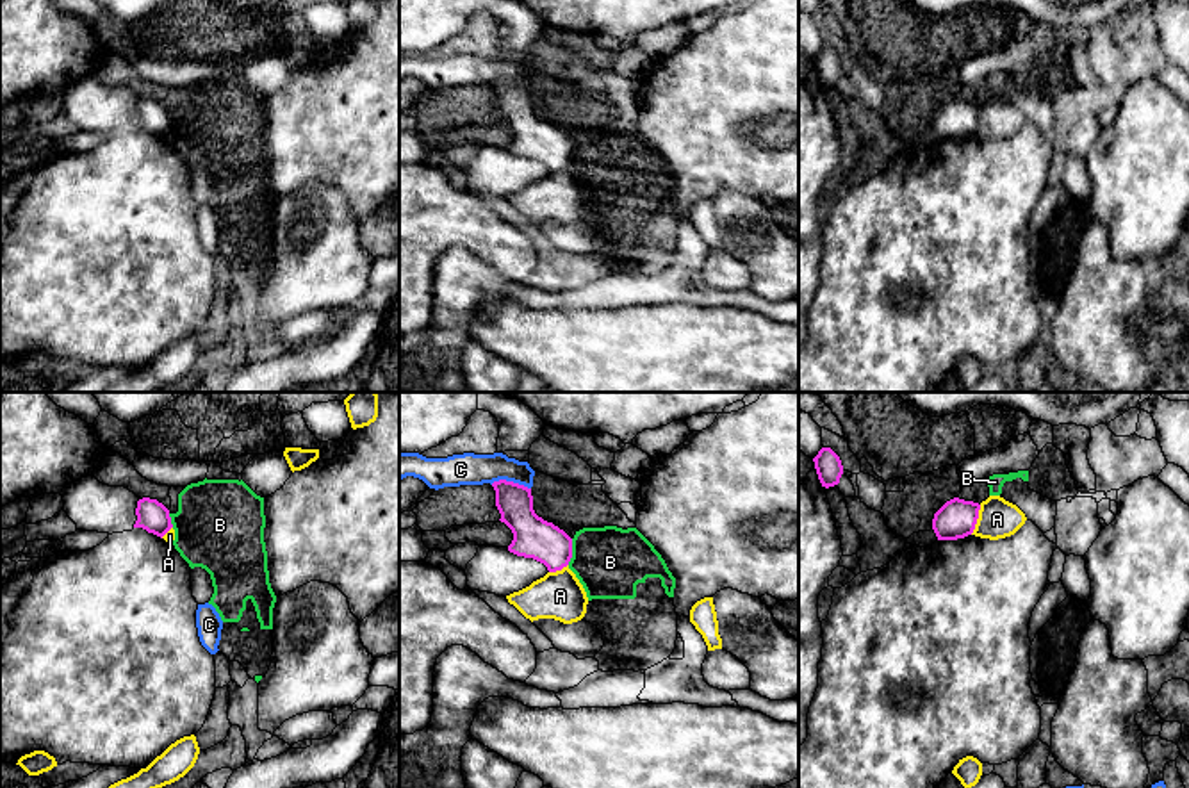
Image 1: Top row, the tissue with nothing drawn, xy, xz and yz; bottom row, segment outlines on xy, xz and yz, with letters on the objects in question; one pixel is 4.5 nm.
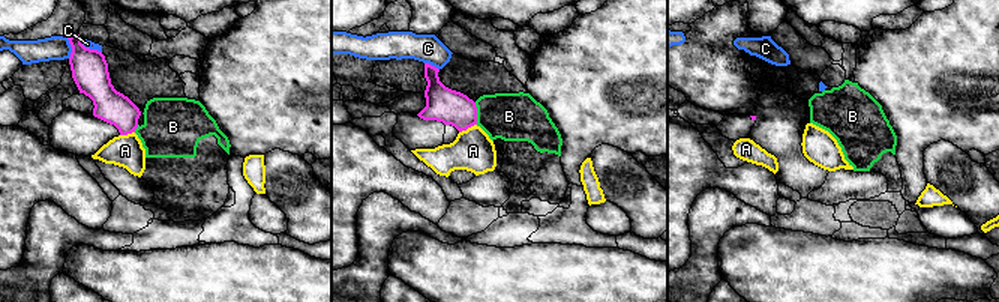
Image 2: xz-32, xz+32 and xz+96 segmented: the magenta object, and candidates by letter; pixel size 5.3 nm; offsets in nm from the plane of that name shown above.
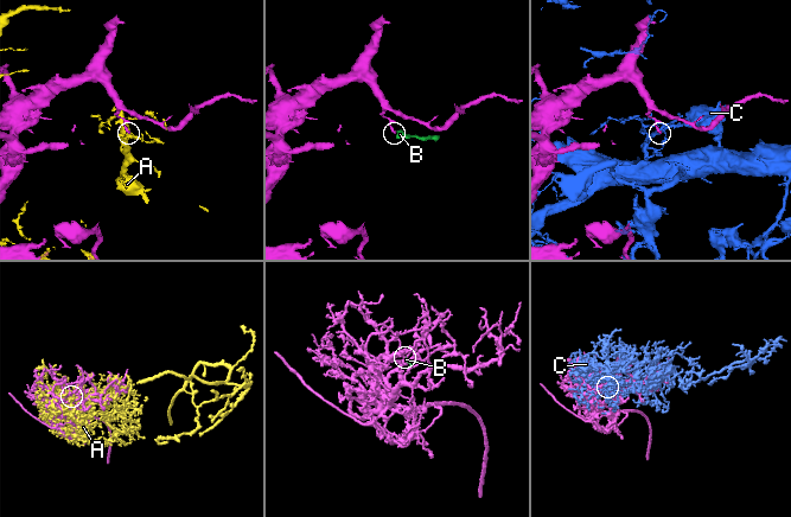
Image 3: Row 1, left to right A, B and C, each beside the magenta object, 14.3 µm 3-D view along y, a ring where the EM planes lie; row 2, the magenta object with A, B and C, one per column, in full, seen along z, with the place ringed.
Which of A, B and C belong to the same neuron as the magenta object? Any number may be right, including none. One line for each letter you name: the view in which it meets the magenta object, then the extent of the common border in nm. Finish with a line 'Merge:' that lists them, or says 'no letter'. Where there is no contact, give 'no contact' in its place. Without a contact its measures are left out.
Merge: no letter

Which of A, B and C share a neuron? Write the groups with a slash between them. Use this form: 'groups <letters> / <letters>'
groups A / B / C

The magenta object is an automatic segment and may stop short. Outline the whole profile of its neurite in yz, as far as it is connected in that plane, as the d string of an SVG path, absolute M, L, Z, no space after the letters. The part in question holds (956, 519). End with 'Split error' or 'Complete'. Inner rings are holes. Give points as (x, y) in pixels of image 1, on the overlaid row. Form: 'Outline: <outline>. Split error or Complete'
Outline: M954 497L947 501L932 519L938 540L957 540L973 533L980 505Z. Complete

